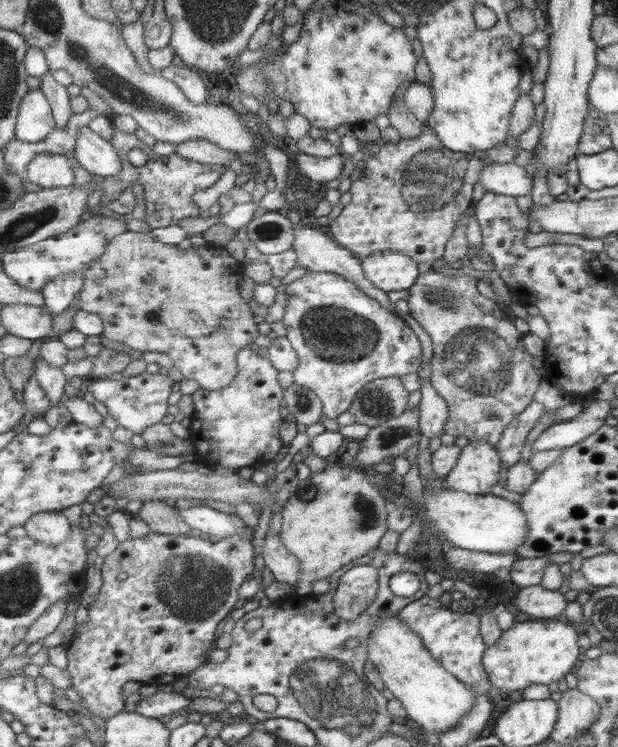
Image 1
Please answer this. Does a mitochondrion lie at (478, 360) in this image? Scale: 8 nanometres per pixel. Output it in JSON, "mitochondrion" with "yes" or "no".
{"mitochondrion":"yes"}

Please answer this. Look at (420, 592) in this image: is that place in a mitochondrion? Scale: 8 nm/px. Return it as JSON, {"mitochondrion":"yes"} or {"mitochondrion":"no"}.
{"mitochondrion":"no"}

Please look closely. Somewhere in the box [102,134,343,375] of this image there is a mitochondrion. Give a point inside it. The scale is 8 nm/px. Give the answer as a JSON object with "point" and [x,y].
{"point":[270,230]}

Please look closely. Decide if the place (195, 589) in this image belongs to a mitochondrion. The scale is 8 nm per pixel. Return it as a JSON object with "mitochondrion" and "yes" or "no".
{"mitochondrion":"yes"}

